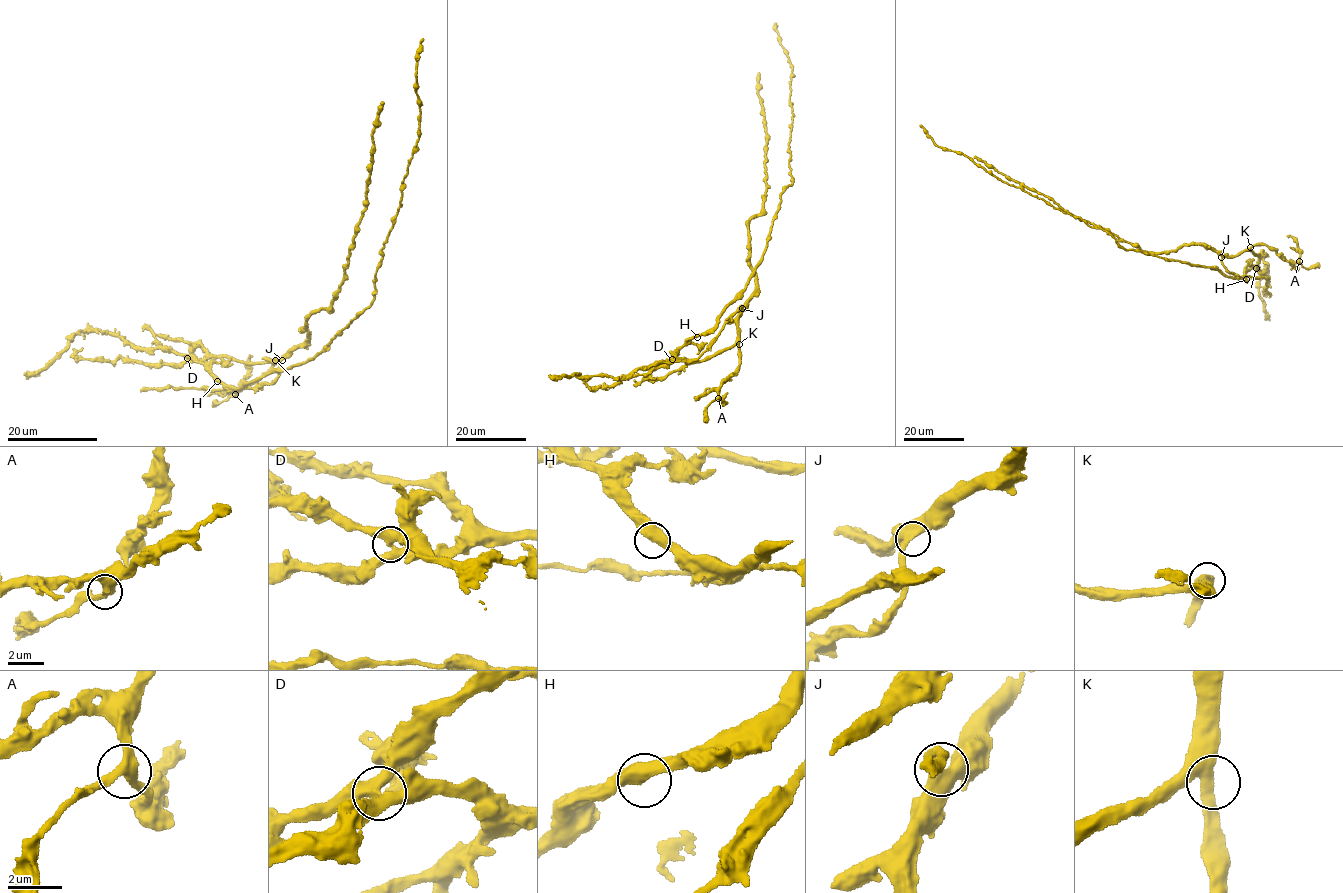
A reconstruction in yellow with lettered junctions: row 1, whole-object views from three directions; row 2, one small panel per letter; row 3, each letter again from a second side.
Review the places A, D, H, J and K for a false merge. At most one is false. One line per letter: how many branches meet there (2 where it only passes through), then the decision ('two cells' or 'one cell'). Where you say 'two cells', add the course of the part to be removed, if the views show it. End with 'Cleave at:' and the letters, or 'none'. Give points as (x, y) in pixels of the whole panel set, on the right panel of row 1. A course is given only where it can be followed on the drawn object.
A: 3 | one cell
D: 4 | two cells | (1256, 268), (1242, 280), (1210, 267), (1125, 249), (1108, 232), (998, 179), (968, 157), (939, 147), (920, 124)
H: 2 | one cell
J: 2 | one cell
K: 2 | one cell
Cleave at: D

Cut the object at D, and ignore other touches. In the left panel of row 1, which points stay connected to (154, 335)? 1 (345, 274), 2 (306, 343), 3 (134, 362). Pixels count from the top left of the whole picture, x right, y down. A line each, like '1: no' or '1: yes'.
1: yes
2: yes
3: yes

